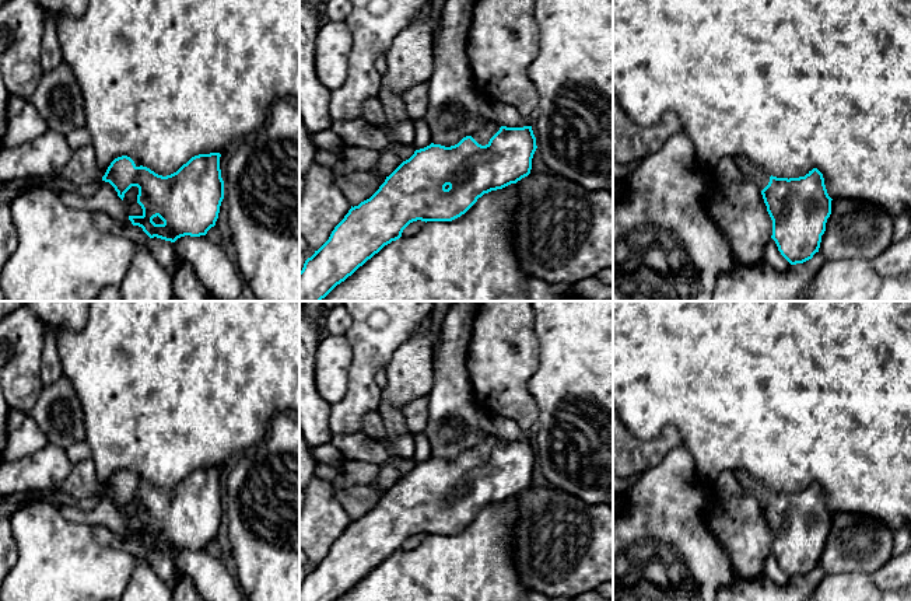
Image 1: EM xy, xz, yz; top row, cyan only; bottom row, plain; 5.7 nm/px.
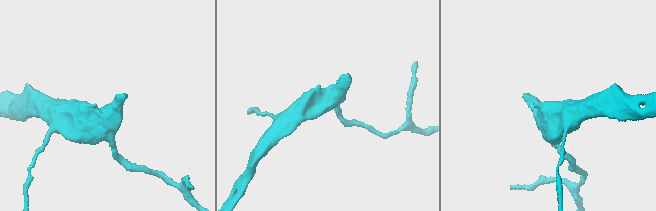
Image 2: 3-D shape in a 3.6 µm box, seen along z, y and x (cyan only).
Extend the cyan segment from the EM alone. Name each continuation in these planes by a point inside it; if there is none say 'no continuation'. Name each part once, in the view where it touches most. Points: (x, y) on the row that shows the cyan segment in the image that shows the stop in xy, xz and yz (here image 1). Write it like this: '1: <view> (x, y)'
1: xz (483, 135)

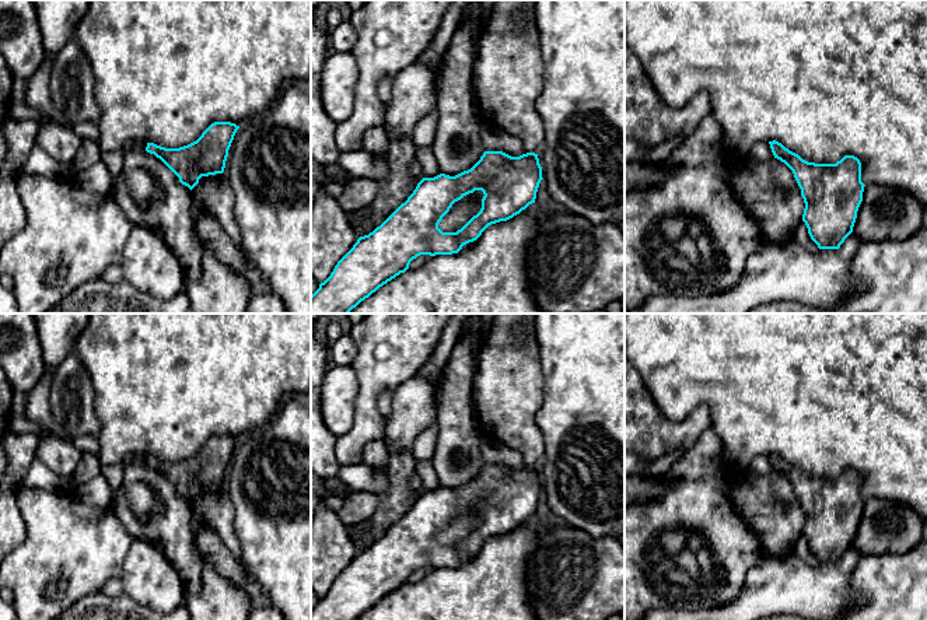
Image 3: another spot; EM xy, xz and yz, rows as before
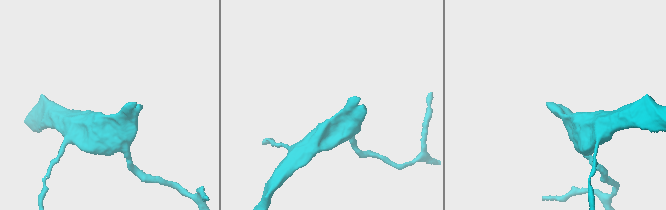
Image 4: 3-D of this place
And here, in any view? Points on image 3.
no continuation

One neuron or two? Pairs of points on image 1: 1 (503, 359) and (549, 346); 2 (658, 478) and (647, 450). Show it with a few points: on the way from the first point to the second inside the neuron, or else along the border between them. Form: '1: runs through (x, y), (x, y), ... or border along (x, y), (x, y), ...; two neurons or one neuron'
1: border along (533, 317), (538, 370), (529, 380); two neurons
2: border along (679, 446), (641, 474); two neurons

